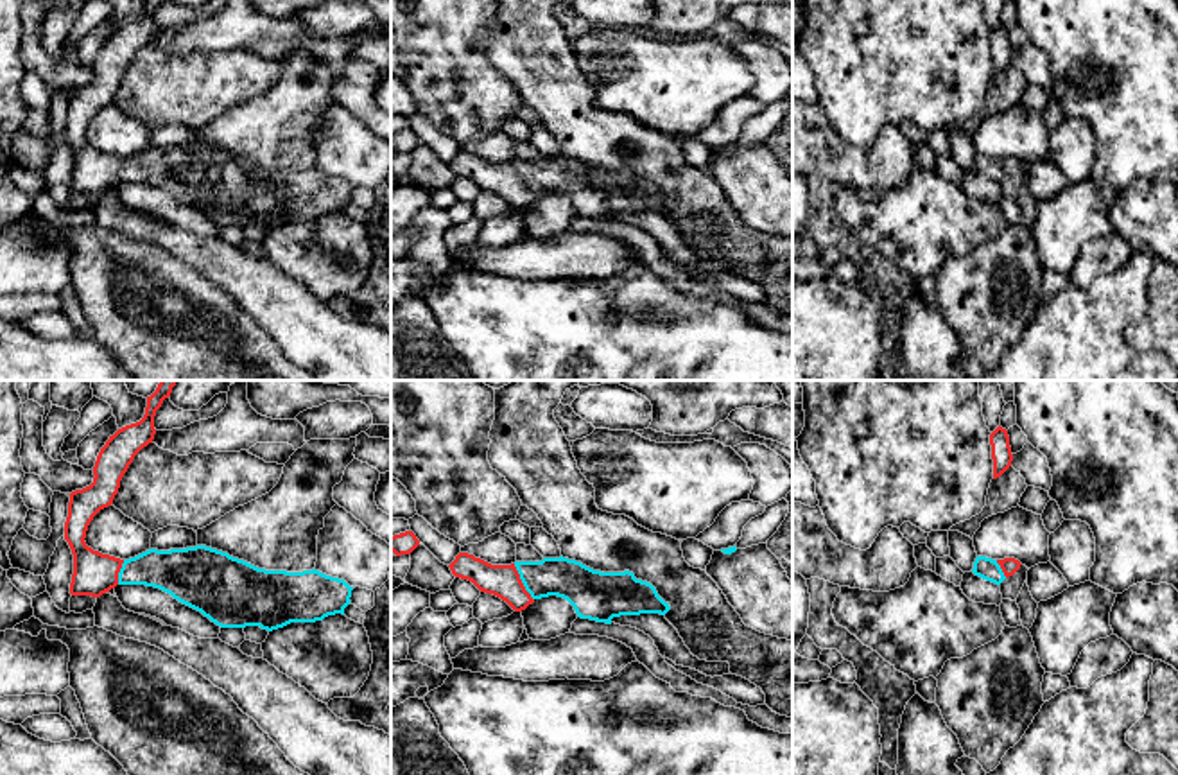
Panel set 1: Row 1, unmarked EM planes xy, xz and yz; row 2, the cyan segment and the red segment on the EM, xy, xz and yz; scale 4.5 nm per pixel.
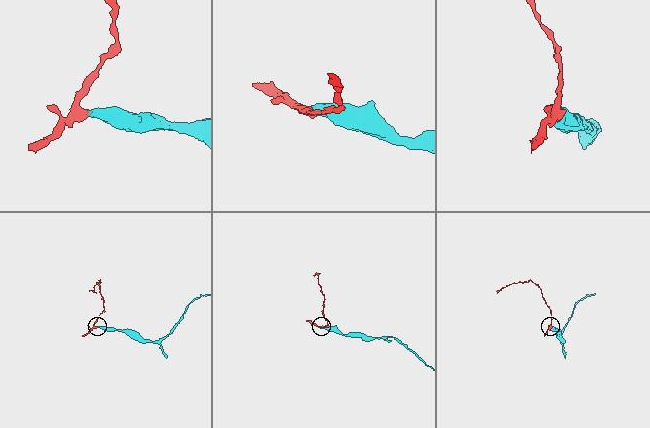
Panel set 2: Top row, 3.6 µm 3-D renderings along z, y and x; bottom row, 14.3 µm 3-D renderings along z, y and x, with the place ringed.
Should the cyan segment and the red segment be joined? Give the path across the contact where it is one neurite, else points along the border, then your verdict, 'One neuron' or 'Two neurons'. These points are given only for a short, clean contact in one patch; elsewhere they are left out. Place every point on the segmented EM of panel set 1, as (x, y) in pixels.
Path across: xz (565, 578), (522, 582), (504, 582). One neuron

